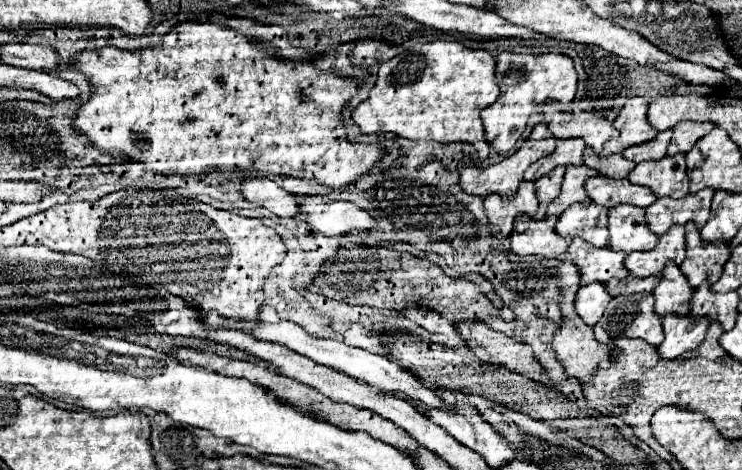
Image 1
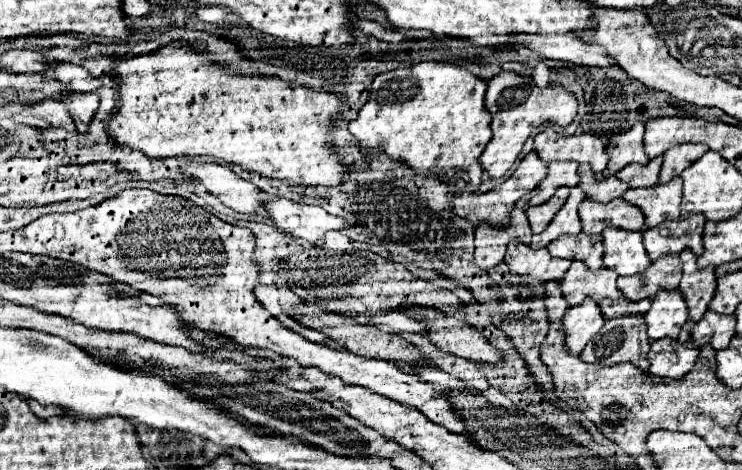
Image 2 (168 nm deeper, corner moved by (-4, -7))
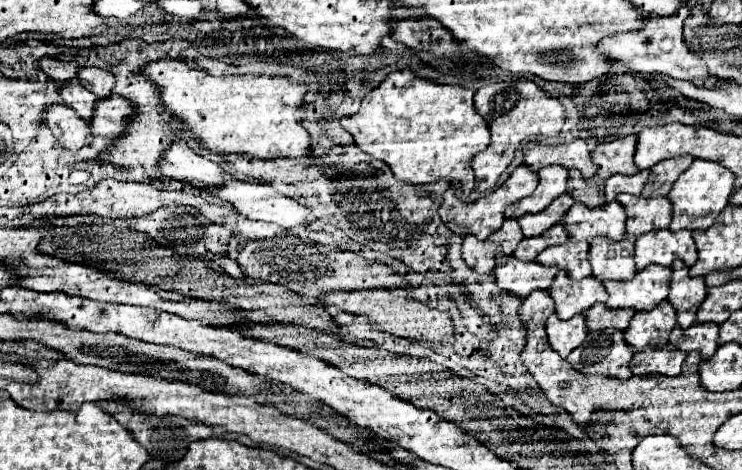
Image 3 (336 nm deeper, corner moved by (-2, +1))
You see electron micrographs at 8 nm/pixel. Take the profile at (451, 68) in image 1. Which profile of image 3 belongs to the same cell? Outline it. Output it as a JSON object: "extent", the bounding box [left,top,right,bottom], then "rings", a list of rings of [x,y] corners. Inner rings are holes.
{"extent":[340,68,490,196],"rings":[[[404,68],[390,72],[380,86],[366,94],[360,110],[354,116],[344,116],[340,122],[354,136],[354,142],[362,152],[374,156],[376,160],[384,160],[400,180],[408,184],[428,184],[440,178],[454,178],[462,184],[462,190],[468,196],[474,188],[470,160],[490,144],[490,130],[486,128],[486,120],[476,114],[472,98],[474,90],[470,88],[438,84],[430,78],[416,76],[410,68]]]}

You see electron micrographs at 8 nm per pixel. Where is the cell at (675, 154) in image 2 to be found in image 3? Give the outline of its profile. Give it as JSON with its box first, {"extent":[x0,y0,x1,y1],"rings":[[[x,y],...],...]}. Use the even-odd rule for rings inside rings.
{"extent":[642,156,690,196],"rings":[[[674,156],[670,160],[660,160],[650,168],[650,178],[642,190],[642,196],[666,196],[676,180],[690,166],[690,156]]]}

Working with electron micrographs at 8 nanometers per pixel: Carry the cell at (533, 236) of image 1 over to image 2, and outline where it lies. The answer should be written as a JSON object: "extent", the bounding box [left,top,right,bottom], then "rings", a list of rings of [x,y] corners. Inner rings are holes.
{"extent":[504,244,570,282],"rings":[[[520,244],[514,248],[512,258],[504,258],[504,264],[508,264],[512,274],[524,274],[530,276],[534,282],[560,282],[570,268],[570,260],[552,260],[548,256],[548,250],[542,248],[540,252],[532,252],[532,248]]]}

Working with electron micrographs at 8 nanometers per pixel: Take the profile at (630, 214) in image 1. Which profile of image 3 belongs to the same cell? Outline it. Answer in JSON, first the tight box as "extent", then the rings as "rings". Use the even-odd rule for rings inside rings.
{"extent":[588,236,636,280],"rings":[[[596,236],[590,240],[588,260],[592,264],[592,276],[600,280],[630,280],[636,274],[634,268],[634,240],[606,240]]]}

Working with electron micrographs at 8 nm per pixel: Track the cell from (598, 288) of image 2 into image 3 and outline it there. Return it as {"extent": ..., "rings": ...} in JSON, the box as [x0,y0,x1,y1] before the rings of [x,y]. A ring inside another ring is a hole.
{"extent":[550,270,606,320],"rings":[[[562,270],[556,274],[550,294],[556,302],[556,314],[562,320],[588,310],[596,302],[606,302],[606,288],[602,288],[602,280],[594,280],[590,276],[582,280],[570,280],[570,276],[566,276]]]}

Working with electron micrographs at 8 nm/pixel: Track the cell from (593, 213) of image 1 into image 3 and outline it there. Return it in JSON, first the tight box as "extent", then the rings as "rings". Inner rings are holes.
{"extent":[538,240,590,280],"rings":[[[568,240],[566,244],[560,244],[558,248],[546,248],[546,252],[540,252],[538,262],[548,266],[558,264],[570,274],[570,278],[582,280],[590,276],[590,260],[586,260],[588,246],[590,246],[588,242]]]}

